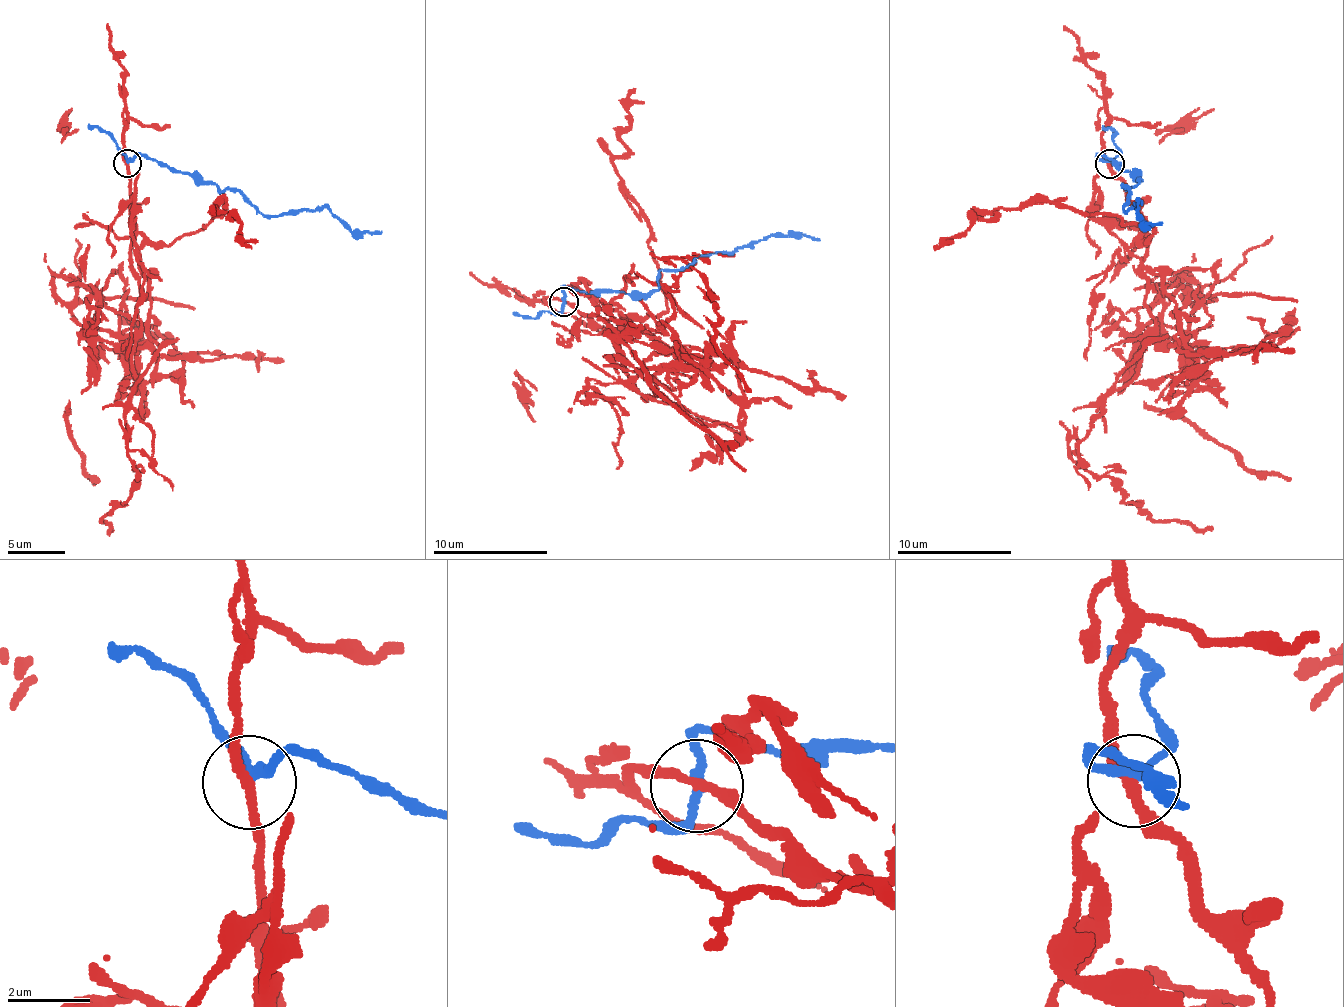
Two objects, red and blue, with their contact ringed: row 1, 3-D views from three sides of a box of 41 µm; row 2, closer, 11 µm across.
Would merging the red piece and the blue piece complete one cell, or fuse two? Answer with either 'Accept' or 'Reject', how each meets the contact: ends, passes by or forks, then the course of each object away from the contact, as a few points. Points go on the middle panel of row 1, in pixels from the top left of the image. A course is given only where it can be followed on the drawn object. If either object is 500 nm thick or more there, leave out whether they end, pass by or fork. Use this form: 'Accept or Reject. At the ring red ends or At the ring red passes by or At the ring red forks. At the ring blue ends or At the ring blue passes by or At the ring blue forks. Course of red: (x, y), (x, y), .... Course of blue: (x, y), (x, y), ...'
Reject. At the ring red passes by. At the ring blue passes by. Course of red: (564, 301), (611, 331), (666, 331), (666, 292), (698, 256), (676, 258), (709, 290), (716, 352), (751, 392). Course of blue: (564, 301), (564, 287), (649, 293), (660, 270), (680, 270), (703, 255), (734, 253), (787, 233), (818, 239)

